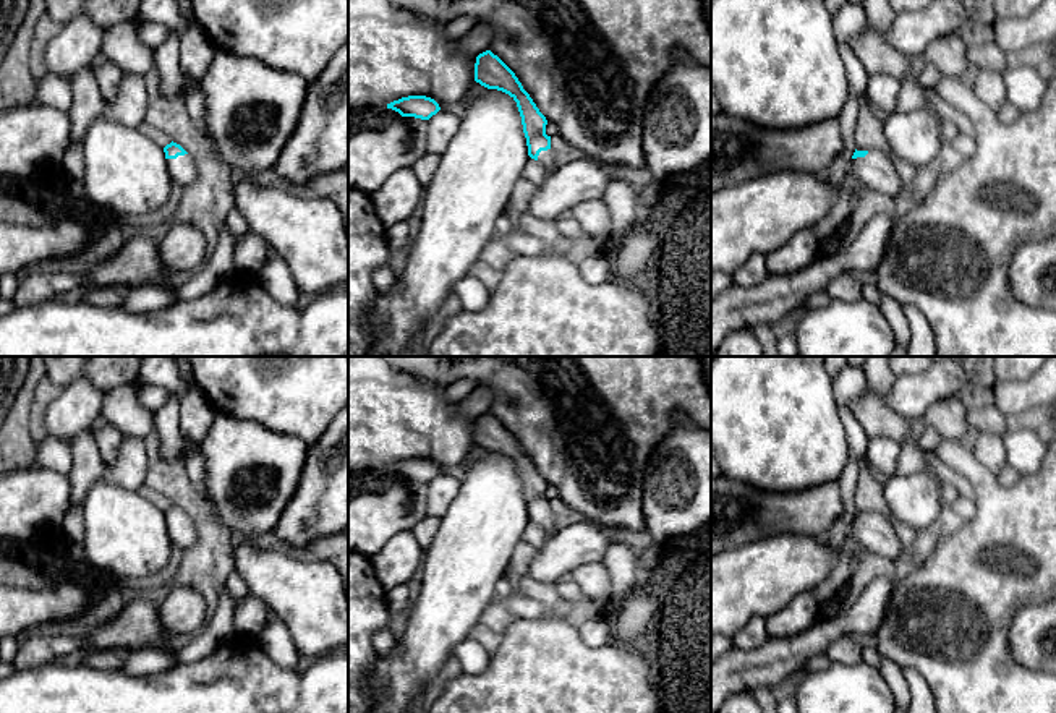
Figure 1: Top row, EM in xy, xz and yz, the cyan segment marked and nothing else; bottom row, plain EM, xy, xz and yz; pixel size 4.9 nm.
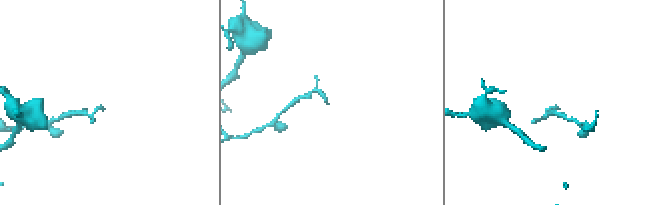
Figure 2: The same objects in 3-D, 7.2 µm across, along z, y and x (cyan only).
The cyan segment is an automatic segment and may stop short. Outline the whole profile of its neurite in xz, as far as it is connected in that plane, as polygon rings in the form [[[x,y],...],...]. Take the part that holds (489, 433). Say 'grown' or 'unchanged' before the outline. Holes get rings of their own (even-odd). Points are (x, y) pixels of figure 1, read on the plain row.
grown | [[[486,413],[476,420],[475,444],[488,452],[502,454],[517,465],[528,519],[538,523],[547,535],[557,532],[551,514],[551,499],[546,497],[547,483],[523,452],[515,436],[497,418]]]

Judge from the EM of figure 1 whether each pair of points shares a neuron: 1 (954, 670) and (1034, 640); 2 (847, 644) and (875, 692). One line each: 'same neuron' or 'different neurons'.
1: different neurons
2: different neurons

